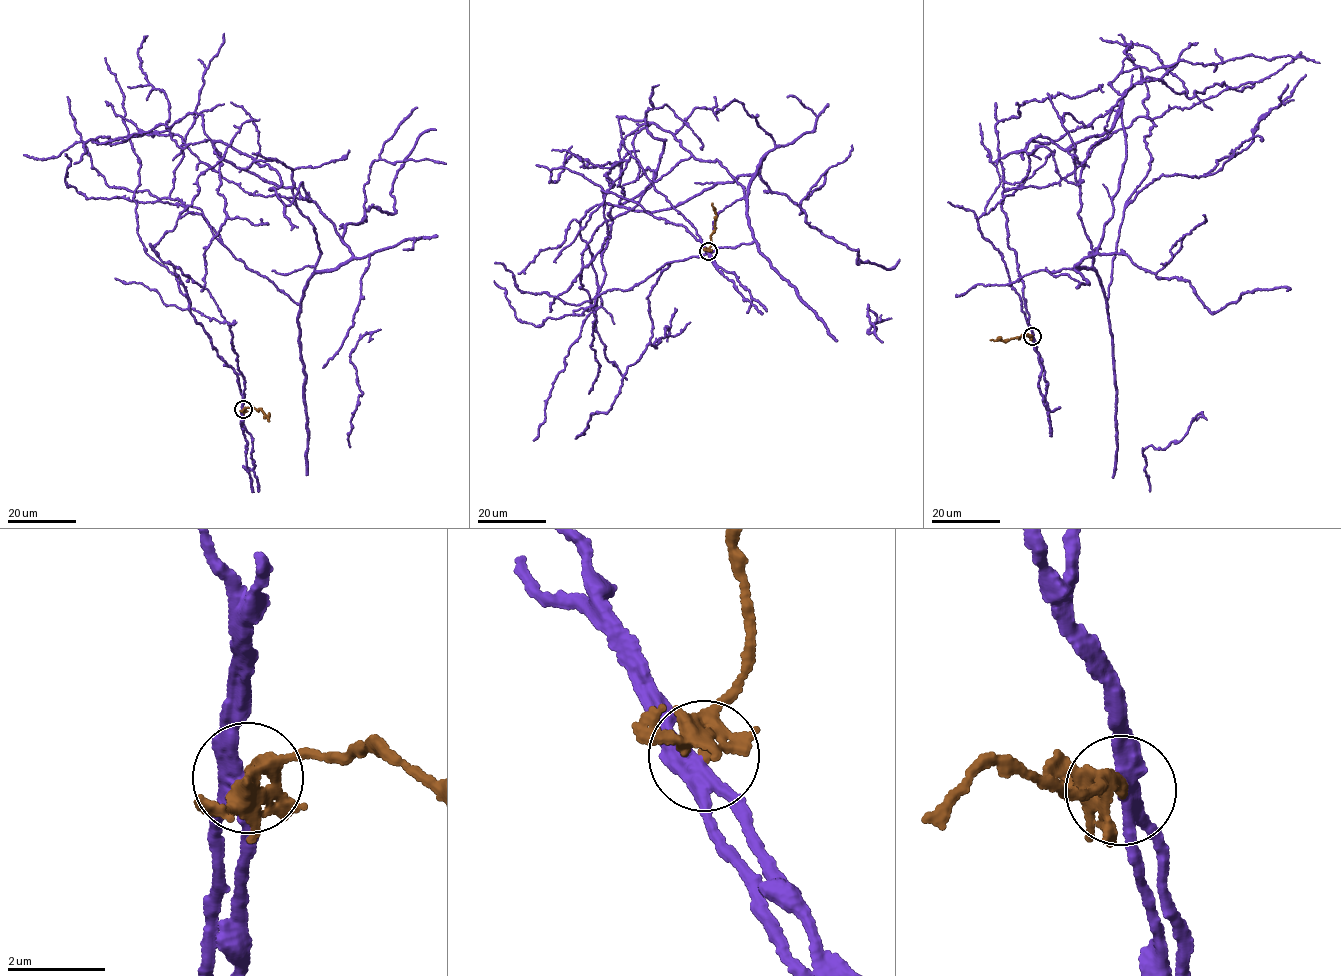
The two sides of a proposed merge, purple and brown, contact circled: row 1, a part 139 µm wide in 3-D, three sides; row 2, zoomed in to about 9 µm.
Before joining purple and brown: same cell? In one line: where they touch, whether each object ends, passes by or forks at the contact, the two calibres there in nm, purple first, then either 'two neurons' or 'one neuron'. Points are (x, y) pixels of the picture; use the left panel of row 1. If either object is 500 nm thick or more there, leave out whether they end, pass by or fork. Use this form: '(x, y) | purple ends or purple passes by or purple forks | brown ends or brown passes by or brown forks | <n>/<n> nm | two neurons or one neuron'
(243, 409) | purple forks | brown passes by | 280/180 nm | two neurons

